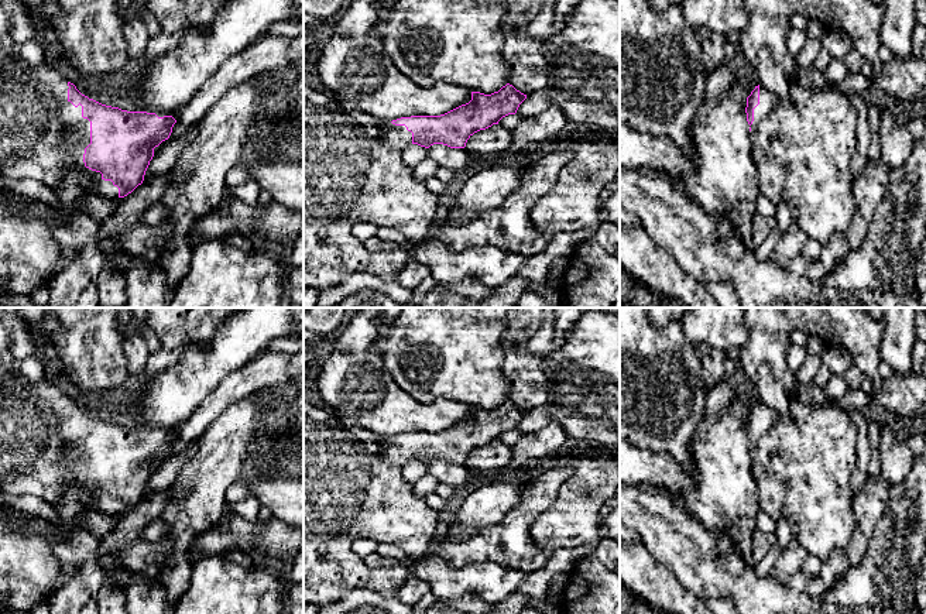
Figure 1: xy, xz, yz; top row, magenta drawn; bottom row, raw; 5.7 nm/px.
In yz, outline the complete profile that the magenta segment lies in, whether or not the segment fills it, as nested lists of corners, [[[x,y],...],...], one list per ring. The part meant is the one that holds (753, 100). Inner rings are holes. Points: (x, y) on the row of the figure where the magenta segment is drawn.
[[[796,79],[785,97],[758,85],[747,97],[745,113],[761,195],[775,206],[785,202],[805,236],[822,246],[834,233],[846,233],[855,212],[850,165],[857,114],[848,96],[834,88],[802,88]]]

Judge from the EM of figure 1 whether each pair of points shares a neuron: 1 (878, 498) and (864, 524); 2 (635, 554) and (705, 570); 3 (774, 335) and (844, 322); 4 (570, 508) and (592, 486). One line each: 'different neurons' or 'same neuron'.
1: same neuron
2: different neurons
3: same neuron
4: same neuron

